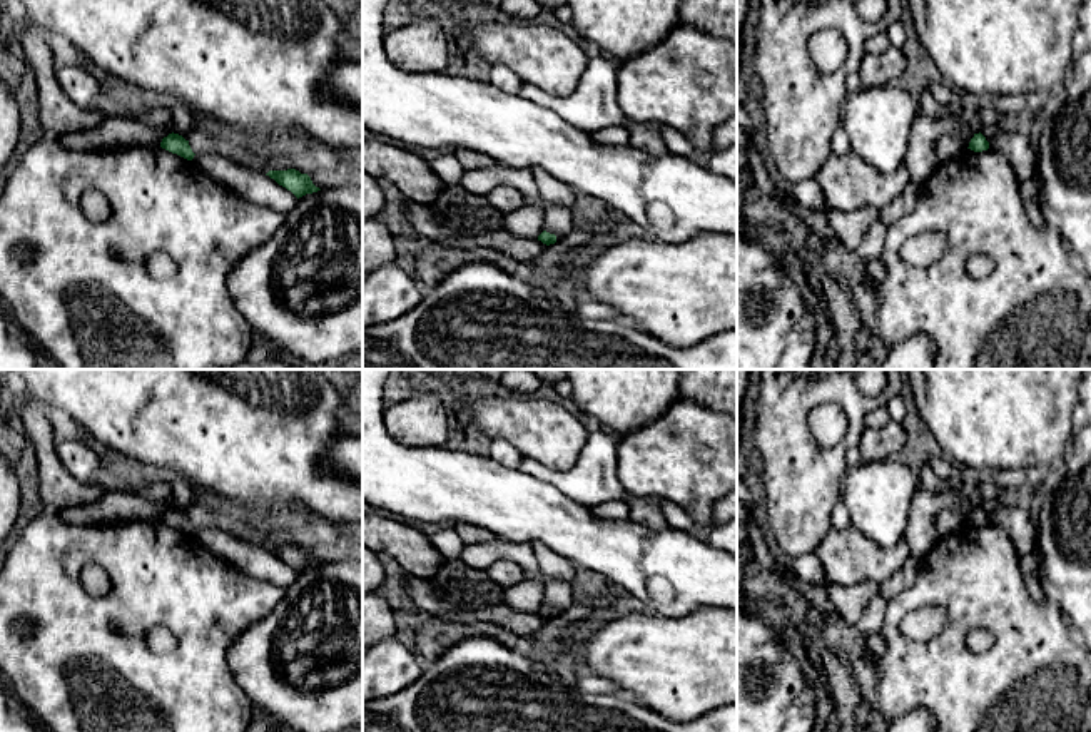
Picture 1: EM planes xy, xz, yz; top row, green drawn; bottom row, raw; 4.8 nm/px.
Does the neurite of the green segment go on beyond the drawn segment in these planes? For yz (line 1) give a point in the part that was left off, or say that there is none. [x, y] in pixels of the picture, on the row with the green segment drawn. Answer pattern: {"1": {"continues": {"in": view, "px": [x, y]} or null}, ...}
{"1": {"continues": null}}

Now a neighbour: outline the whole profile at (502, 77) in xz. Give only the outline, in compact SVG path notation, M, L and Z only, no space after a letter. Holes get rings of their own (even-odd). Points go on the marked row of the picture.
M493 65L488 82L508 94L520 94L523 82L505 65Z

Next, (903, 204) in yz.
M909 184L897 197L885 204L880 211L879 221L885 226L899 222L904 216L912 212L917 199L917 187Z

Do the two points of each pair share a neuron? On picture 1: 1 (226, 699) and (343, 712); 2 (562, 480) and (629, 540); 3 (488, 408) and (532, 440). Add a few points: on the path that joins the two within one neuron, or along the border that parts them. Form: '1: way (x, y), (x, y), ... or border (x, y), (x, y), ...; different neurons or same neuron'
1: border (231, 669), (236, 684), (254, 707); different neurons
2: border (555, 485), (588, 507); different neurons
3: way (498, 418), (512, 420), (522, 430); same neuron

